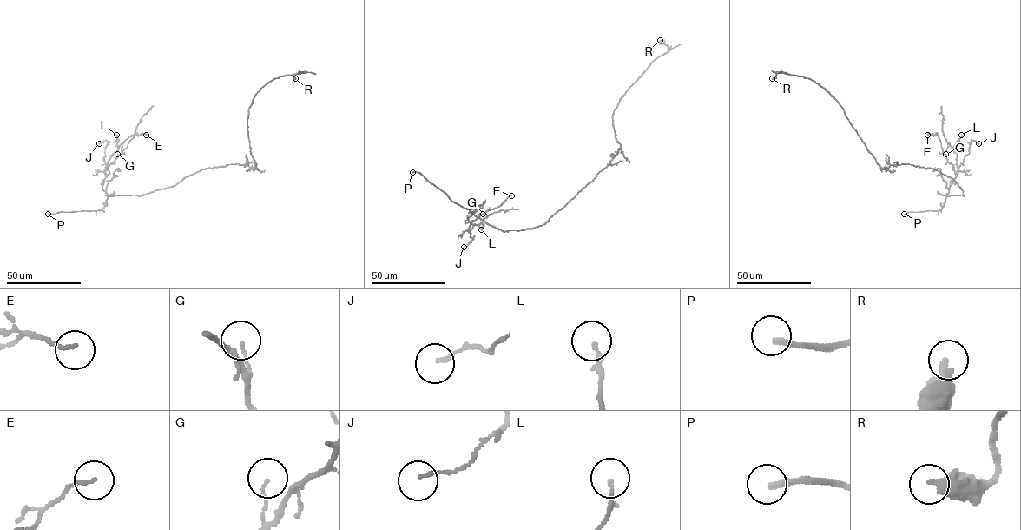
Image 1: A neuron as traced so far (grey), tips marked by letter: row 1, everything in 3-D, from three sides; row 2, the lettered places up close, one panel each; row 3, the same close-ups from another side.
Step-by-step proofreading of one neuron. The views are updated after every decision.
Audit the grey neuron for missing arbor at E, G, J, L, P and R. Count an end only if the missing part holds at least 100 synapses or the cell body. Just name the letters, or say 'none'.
P

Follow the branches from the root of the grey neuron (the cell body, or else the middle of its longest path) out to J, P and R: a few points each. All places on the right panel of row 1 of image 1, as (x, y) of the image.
J: (925, 168), (951, 178), (964, 195), (946, 195), (958, 168), (969, 153), (970, 143), (978, 143)
P: (925, 168), (933, 168), (951, 178), (964, 195), (946, 195), (939, 210), (904, 214)
R: (925, 168), (902, 163), (881, 168), (843, 108), (822, 87), (808, 78), (781, 71), (776, 71), (772, 78)

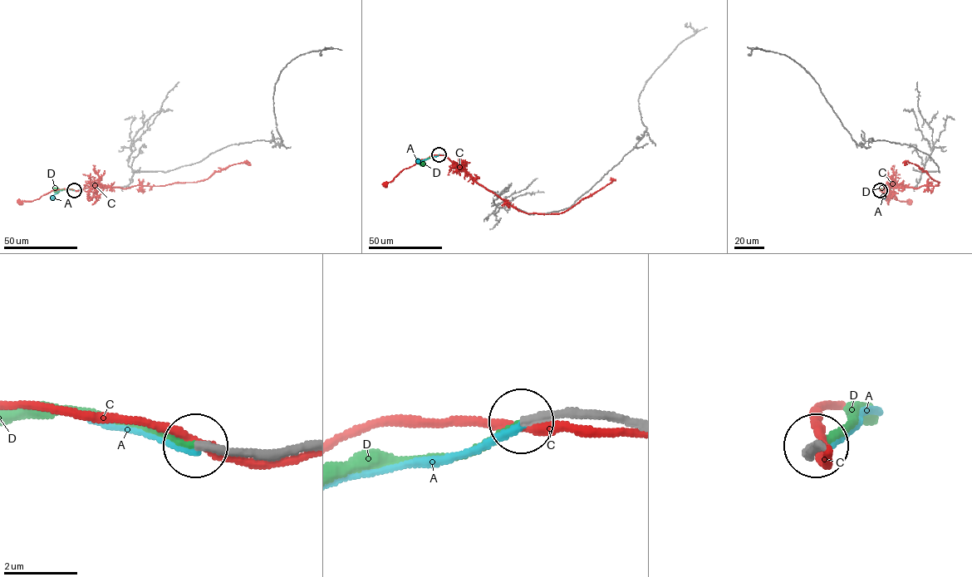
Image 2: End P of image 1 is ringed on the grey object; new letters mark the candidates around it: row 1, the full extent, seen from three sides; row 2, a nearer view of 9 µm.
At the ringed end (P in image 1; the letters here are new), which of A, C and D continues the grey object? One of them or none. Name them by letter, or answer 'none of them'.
D

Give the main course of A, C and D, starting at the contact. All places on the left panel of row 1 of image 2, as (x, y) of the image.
A: (74, 190), (59, 190), (51, 200)
C: (74, 190), (193, 183), (208, 178), (215, 172), (234, 163), (247, 161), (250, 165)
D: (73, 190), (56, 190)

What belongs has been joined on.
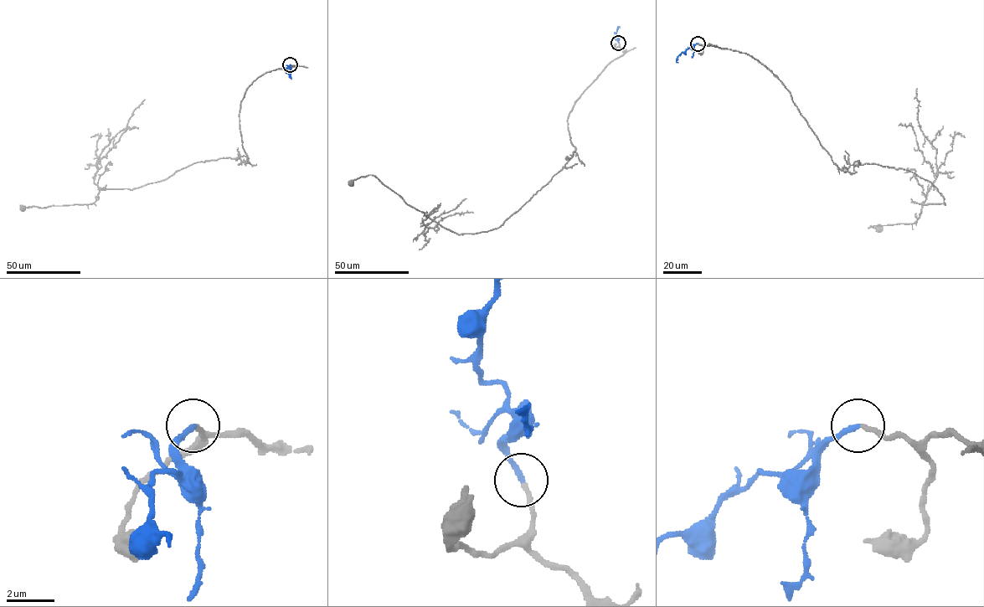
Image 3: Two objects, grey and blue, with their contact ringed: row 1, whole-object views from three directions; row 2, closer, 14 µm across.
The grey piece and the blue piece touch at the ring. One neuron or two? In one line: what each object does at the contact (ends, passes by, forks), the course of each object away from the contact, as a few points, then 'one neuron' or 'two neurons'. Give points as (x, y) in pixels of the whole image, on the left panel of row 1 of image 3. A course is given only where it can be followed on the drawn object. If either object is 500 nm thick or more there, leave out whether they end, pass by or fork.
grey ends there; blue ends there; grey runs (291, 64), (259, 76), (240, 102), (244, 162), (195, 162), (132, 189), (100, 189), (90, 203), (23, 208); blue runs (291, 64), (287, 70), (291, 79); one neuron

